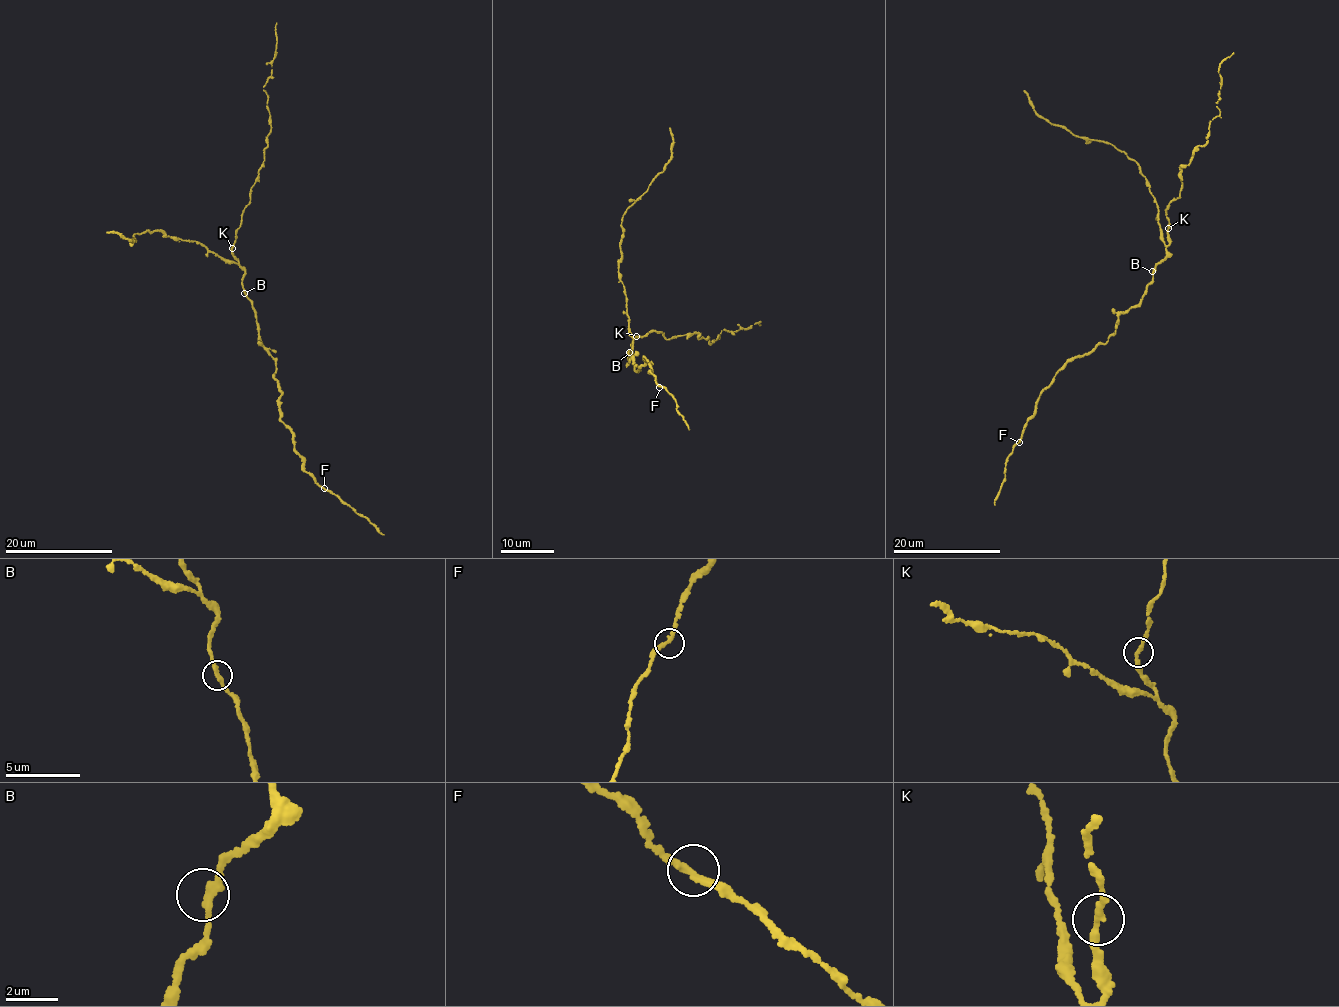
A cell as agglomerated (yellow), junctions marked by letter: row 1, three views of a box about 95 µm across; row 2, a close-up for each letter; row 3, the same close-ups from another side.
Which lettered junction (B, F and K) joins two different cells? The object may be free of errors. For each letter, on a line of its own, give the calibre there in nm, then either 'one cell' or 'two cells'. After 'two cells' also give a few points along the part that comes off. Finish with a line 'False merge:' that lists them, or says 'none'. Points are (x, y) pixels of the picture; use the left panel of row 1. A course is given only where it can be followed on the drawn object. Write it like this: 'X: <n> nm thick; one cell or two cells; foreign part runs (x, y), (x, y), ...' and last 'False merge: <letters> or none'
B: 280 nm thick; one cell
F: 280 nm thick; one cell
K: 280 nm thick; one cell
False merge: none

